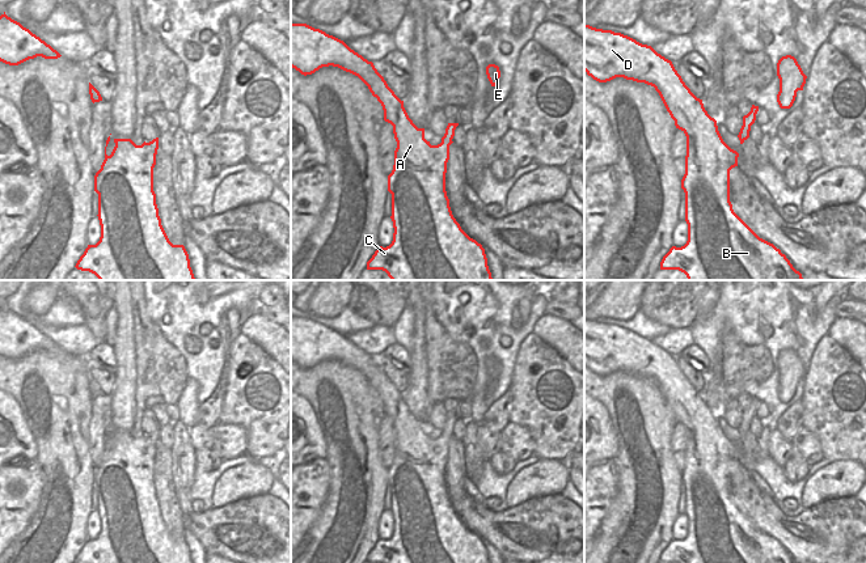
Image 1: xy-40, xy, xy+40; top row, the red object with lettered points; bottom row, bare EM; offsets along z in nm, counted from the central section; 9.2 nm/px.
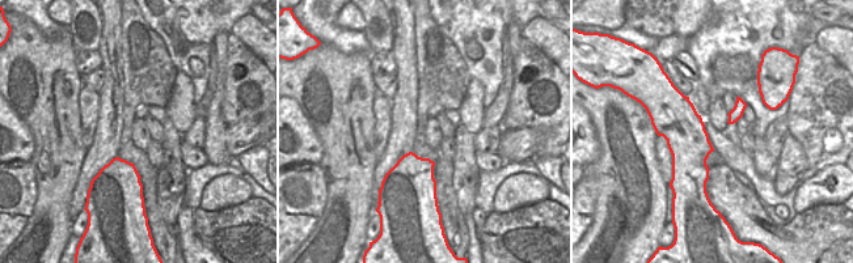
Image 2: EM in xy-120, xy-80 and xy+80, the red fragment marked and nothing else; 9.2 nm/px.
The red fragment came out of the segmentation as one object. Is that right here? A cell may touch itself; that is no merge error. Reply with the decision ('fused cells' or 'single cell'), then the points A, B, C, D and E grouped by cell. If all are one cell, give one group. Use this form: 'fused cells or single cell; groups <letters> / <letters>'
single cell; groups A B C D E

